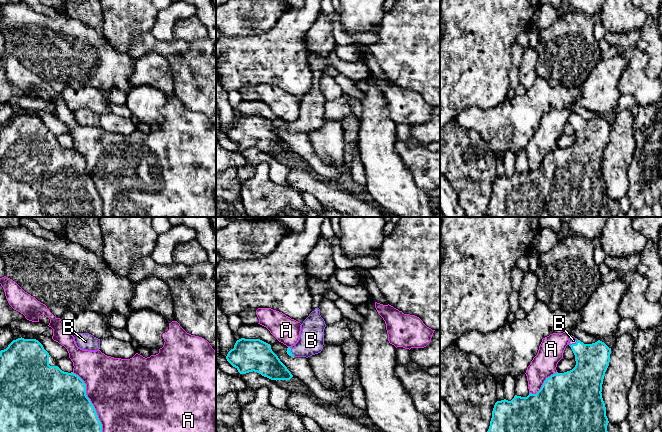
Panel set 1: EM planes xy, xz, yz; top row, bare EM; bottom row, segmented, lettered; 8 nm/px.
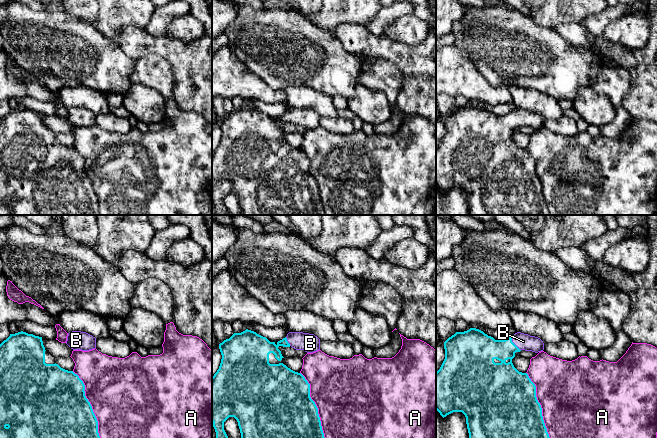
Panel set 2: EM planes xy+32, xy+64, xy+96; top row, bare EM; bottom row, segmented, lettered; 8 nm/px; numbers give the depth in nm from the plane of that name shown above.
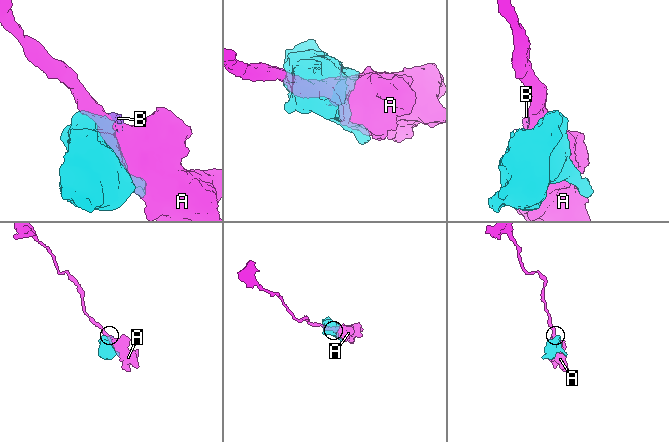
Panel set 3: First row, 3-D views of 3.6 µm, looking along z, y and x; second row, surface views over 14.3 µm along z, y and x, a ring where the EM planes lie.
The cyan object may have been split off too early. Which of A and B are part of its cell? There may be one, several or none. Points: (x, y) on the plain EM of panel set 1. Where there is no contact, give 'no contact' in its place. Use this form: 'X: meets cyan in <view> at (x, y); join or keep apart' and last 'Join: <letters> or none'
A: meets cyan in xy at (92, 181); keep apart
B: meets cyan in yz at (573, 120); join
Join: B

